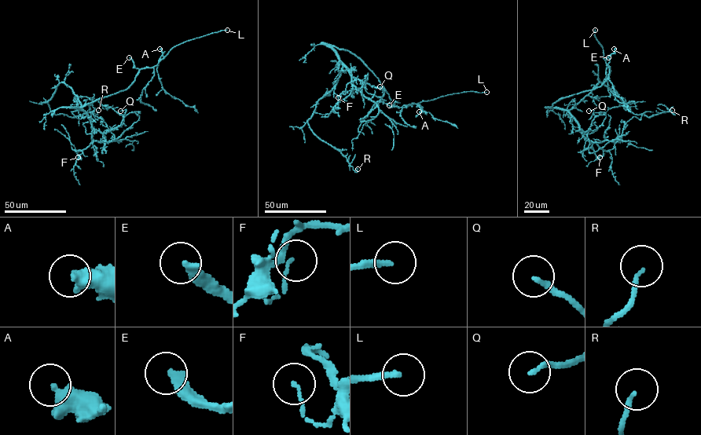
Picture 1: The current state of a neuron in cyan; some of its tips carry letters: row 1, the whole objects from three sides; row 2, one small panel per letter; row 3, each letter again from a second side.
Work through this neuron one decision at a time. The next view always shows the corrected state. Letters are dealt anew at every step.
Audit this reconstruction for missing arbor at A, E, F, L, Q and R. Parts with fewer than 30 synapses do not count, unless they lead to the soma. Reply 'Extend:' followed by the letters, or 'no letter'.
Extend: E, L

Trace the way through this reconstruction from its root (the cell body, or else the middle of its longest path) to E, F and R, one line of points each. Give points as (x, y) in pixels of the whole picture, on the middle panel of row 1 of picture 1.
E: (338, 49), (354, 54), (372, 72), (398, 107), (389, 105)
F: (338, 49), (331, 46), (347, 67), (352, 89), (343, 100), (339, 101), (339, 96), (338, 97)
R: (338, 49), (331, 46), (343, 65), (340, 76), (307, 123), (357, 169)

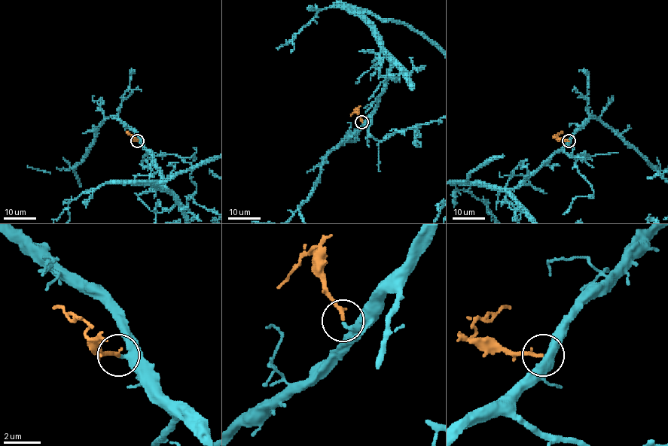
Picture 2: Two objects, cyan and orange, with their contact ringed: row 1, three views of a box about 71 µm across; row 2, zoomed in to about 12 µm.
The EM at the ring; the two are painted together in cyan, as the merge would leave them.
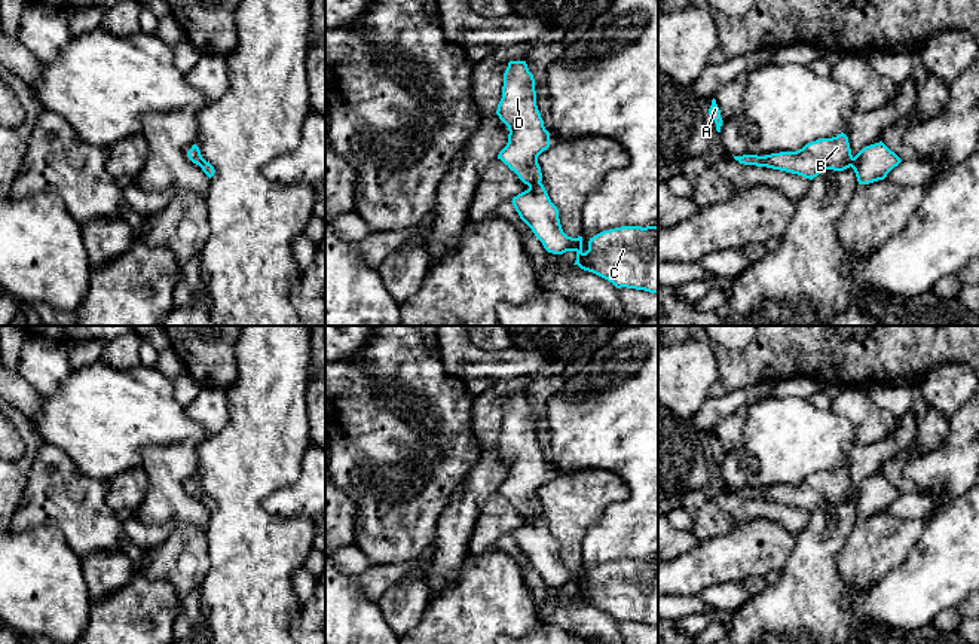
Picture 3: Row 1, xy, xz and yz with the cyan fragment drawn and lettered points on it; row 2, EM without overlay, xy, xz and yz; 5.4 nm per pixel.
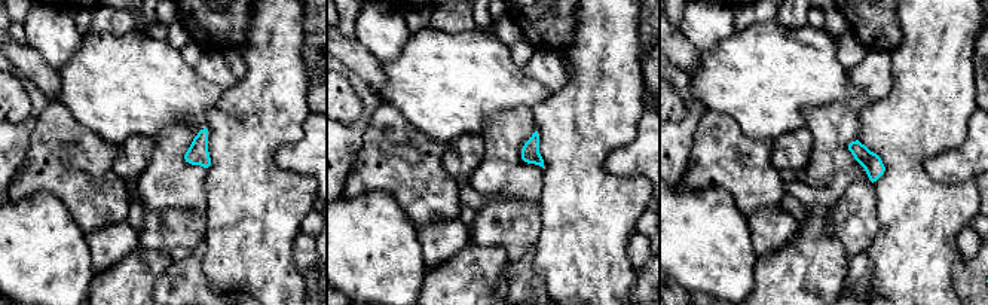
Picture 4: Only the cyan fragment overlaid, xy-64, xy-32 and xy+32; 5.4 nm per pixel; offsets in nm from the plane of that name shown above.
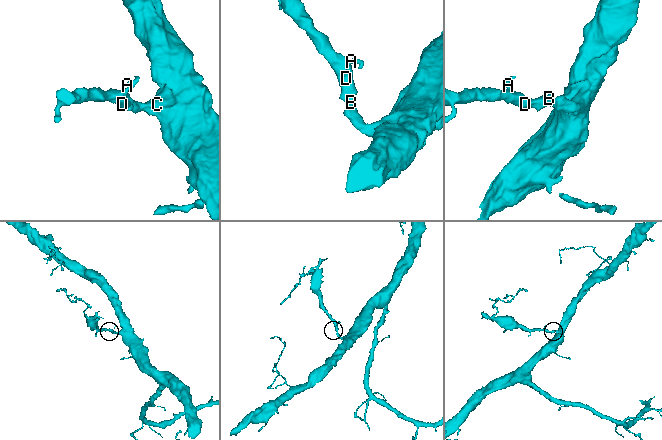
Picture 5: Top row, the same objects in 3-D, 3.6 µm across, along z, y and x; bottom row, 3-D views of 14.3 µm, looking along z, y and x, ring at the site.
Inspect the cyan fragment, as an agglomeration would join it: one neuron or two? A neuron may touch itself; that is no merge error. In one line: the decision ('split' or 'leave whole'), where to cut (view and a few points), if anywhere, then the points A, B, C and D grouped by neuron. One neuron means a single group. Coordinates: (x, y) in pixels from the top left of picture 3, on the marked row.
leave whole; cut none; groups A B C D

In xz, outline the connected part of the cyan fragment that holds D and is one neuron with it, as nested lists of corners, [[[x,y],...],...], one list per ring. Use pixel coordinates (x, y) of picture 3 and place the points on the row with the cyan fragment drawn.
[[[526,61],[508,62],[496,115],[510,131],[498,159],[529,186],[511,202],[544,248],[553,254],[575,251],[573,265],[608,280],[617,289],[658,293],[658,226],[603,231],[590,238],[585,253],[582,236],[572,238],[563,232],[559,210],[541,183],[538,156],[550,147],[550,132],[538,110],[535,79]]]

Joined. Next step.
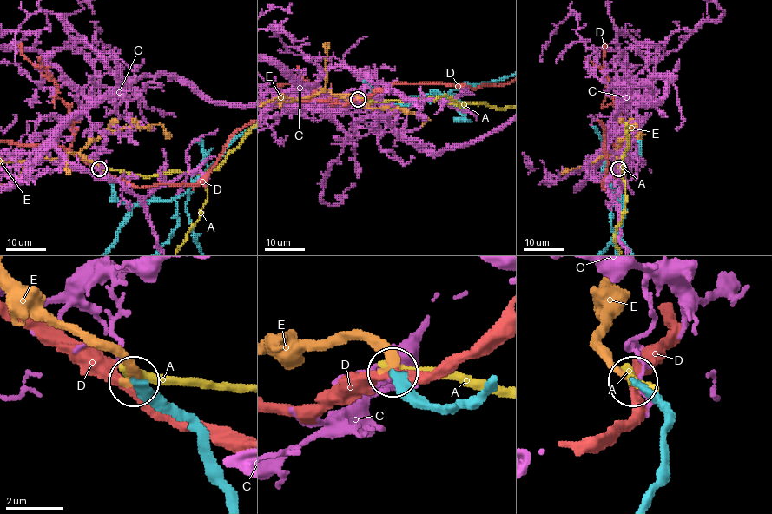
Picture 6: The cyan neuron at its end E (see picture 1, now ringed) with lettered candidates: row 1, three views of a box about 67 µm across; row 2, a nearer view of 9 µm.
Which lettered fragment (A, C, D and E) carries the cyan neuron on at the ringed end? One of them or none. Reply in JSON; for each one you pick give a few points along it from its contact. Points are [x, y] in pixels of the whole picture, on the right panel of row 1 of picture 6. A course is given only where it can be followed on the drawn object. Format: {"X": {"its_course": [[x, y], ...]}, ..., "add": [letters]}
{"E": {"its_course": [[618, 168], [614, 163], [615, 150], [624, 139], [628, 131], [625, 127], [636, 125], [638, 135]]}, "add": ["E"]}

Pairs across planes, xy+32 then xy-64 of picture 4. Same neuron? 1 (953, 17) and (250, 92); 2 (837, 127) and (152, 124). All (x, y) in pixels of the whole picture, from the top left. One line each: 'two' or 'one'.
1: one
2: two

